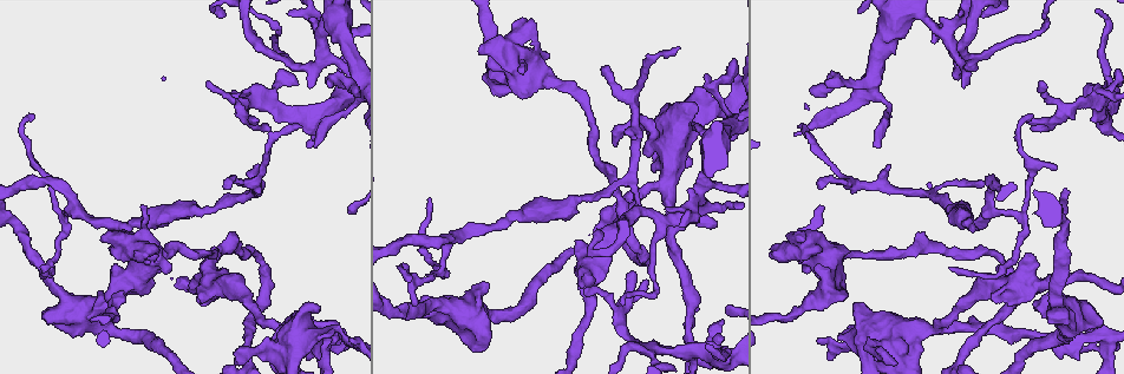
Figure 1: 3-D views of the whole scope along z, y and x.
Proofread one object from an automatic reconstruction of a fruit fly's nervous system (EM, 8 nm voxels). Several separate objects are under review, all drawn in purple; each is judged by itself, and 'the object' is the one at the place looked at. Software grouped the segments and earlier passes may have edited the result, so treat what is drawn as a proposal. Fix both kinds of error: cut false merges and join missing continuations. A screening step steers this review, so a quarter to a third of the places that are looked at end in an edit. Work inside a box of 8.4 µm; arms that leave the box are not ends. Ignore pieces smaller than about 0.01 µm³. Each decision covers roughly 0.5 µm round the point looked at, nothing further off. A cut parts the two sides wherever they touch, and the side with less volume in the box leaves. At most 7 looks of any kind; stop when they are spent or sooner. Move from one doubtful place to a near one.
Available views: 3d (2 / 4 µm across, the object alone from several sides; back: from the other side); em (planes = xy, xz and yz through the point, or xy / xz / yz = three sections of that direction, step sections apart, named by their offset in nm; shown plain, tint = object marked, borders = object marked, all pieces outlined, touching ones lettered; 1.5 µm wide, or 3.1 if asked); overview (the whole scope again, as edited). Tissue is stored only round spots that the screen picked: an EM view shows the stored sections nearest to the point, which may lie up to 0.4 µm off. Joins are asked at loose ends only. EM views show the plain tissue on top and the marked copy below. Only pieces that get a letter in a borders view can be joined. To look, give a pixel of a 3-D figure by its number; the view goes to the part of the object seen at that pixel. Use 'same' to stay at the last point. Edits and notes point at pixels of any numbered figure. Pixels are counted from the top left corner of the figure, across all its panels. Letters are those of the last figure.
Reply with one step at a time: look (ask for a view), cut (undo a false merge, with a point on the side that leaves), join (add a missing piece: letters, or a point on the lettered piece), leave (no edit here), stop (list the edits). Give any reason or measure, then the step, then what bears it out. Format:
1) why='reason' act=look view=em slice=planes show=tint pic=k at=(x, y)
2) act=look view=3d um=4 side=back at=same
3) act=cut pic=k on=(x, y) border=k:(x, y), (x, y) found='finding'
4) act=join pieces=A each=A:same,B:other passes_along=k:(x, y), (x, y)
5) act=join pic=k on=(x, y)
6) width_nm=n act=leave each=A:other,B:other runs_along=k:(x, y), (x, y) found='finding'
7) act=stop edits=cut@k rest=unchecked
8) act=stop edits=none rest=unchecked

why='abrupt turn' act=look view=3d um=2 pic=1 at=(1099, 338)

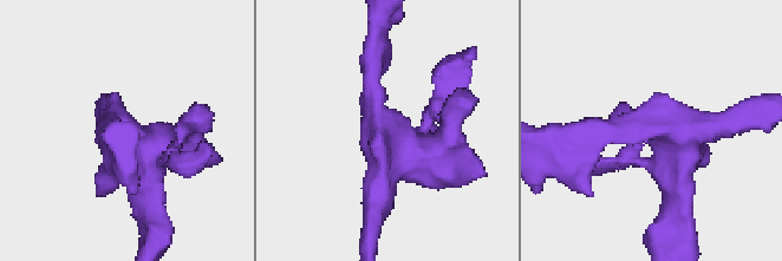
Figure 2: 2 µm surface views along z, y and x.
why='shape alone is not enough' act=look view=em slice=xz step=8 show=tint pic=2 at=(648, 129)

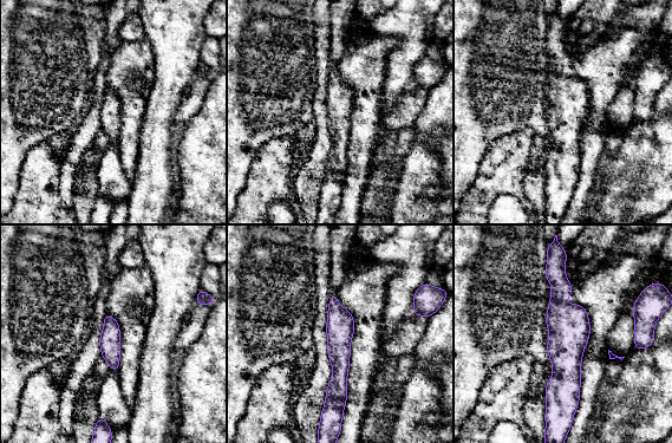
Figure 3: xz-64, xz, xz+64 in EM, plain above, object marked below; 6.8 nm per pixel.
why='another direction' act=look view=em slice=planes show=borders at=same

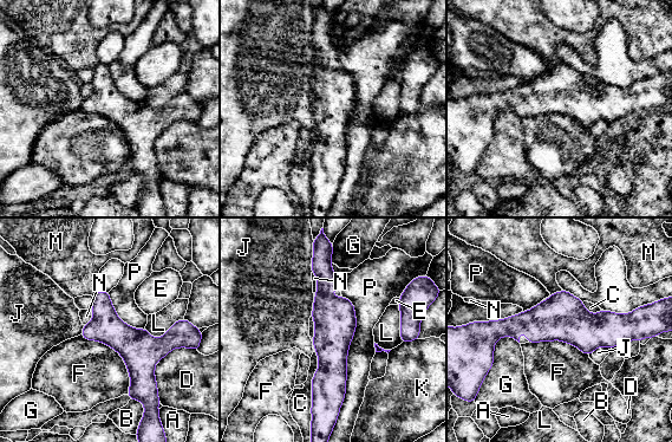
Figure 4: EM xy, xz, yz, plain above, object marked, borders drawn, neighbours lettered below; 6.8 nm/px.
longest_contact=P:700nm act=leave each=A:other,B:other,C:other,D:other,E:other,F:other,G:other,J:other,K:other,L:other,M:other,N:other,P:other border=4:(80, 335), (122, 357), (128, 394) found='one neuron here'

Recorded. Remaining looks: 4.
why='branch stops here' act=look view=3d um=2 pic=1 at=(712, 226)

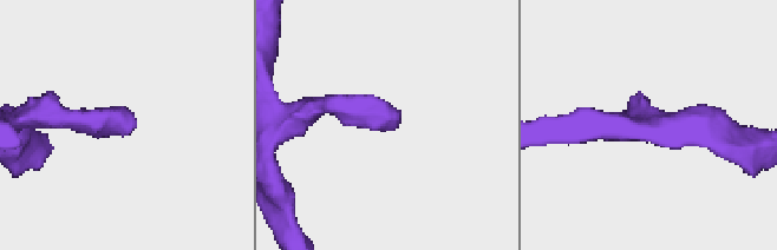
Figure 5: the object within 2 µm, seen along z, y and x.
act=look view=em slice=xz step=8 show=tint pic=5 at=(391, 125)

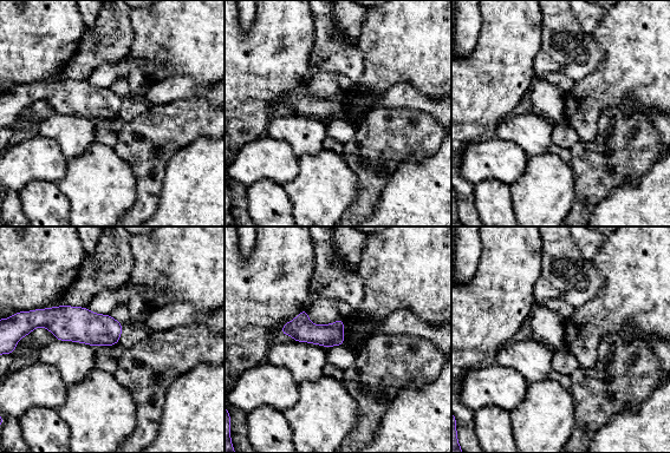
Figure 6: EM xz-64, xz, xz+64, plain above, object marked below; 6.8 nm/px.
act=look view=em slice=yz step=8 show=borders at=same

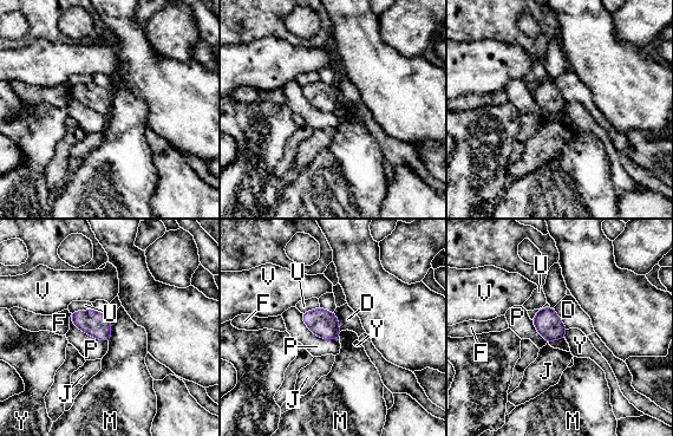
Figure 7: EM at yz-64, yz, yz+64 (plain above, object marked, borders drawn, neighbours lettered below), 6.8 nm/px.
longest_contact=P:320nm act=leave each=D:other,F:other,J:other,M:other,P:other,U:other,V:other,Y:other found='none of them fits'

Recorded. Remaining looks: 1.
act=stop edits=none rest=unchecked

